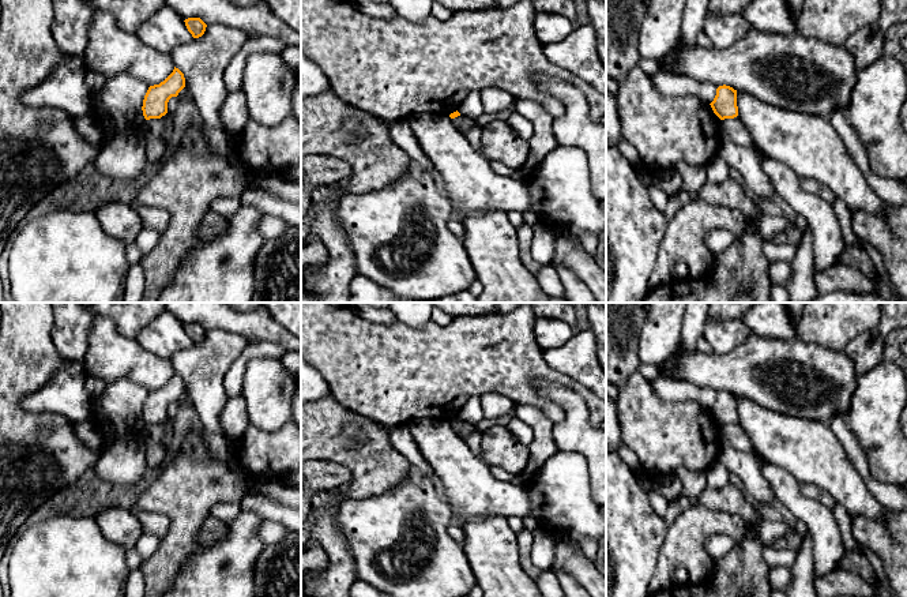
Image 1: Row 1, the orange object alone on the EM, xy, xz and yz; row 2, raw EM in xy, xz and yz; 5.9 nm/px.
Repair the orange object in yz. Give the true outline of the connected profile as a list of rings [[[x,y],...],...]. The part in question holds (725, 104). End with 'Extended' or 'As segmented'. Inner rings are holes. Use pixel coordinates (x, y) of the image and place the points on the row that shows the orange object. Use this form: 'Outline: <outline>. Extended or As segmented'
Outline: [[[719,86],[716,89],[716,95],[710,104],[714,113],[720,119],[734,119],[738,116],[737,106],[737,90],[730,86]]]. As segmented

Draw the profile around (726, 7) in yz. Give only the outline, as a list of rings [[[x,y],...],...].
[[[710,0],[708,14],[742,15],[752,0]]]

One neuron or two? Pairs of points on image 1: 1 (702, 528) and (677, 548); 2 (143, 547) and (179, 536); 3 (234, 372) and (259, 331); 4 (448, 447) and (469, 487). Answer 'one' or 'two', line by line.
1: one
2: two
3: two
4: one

